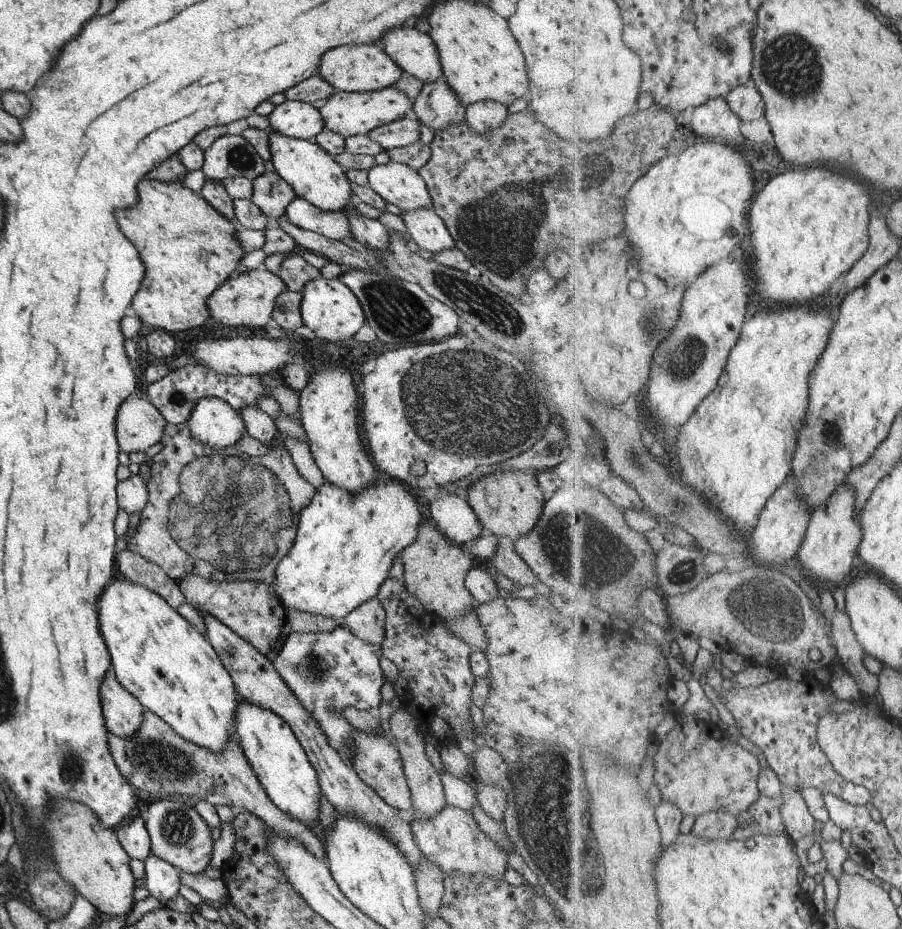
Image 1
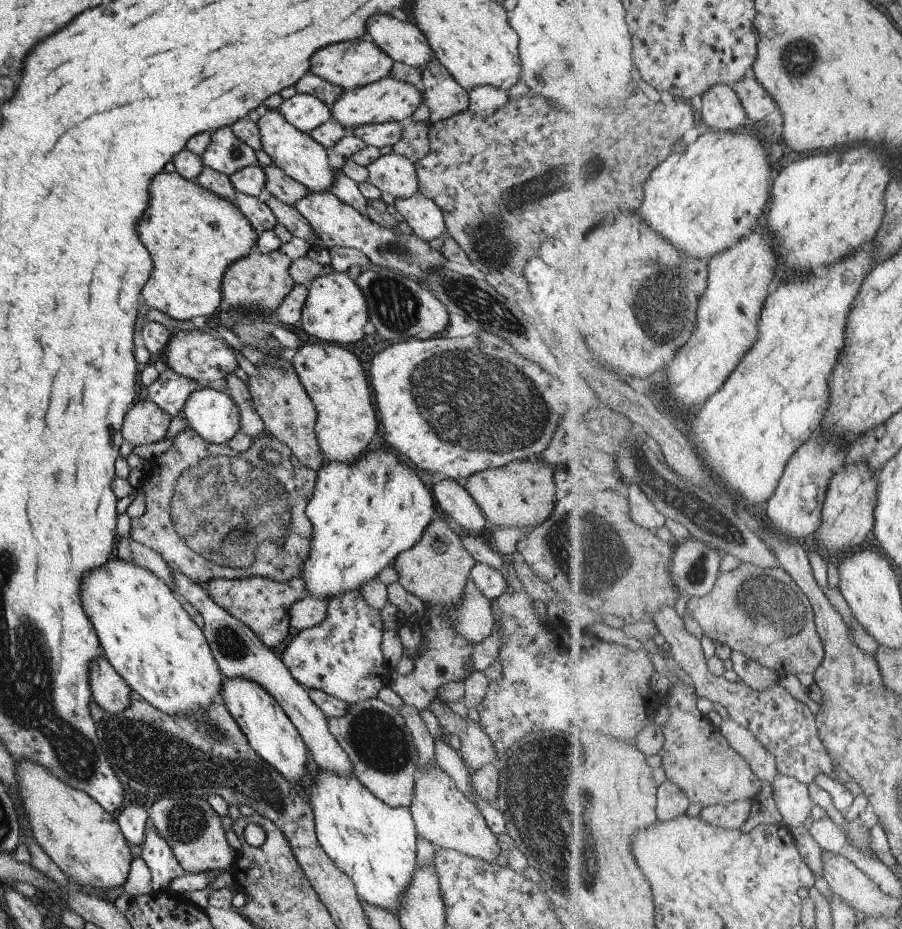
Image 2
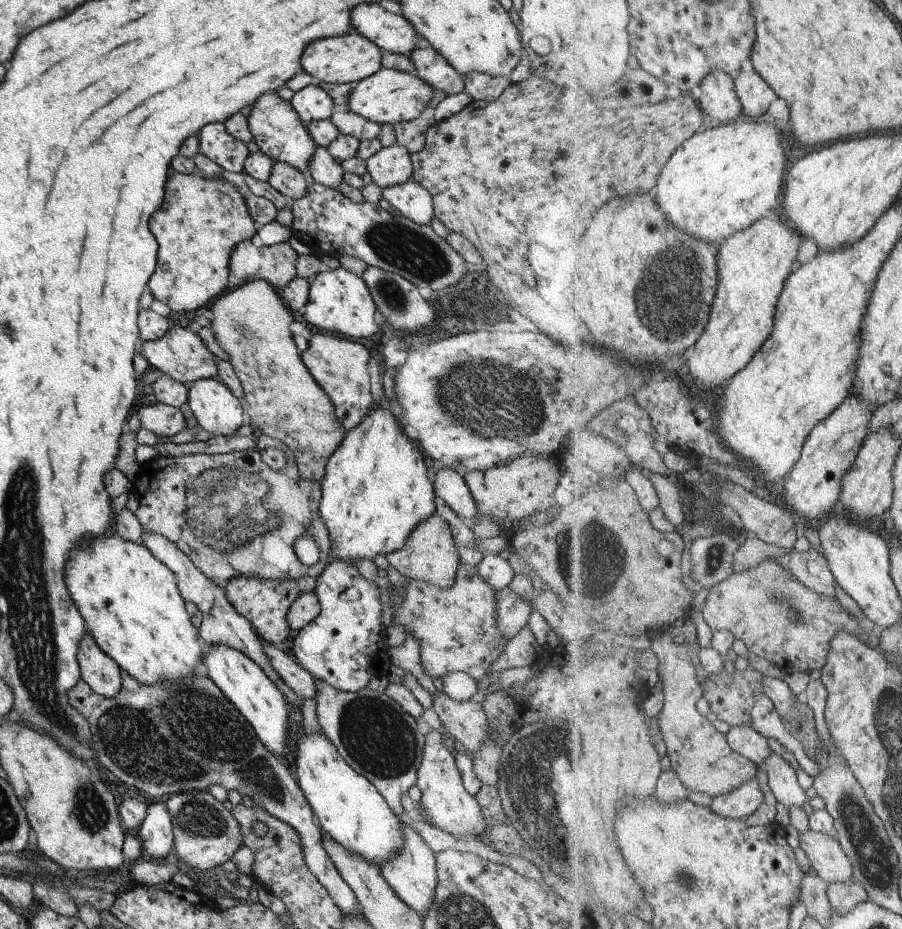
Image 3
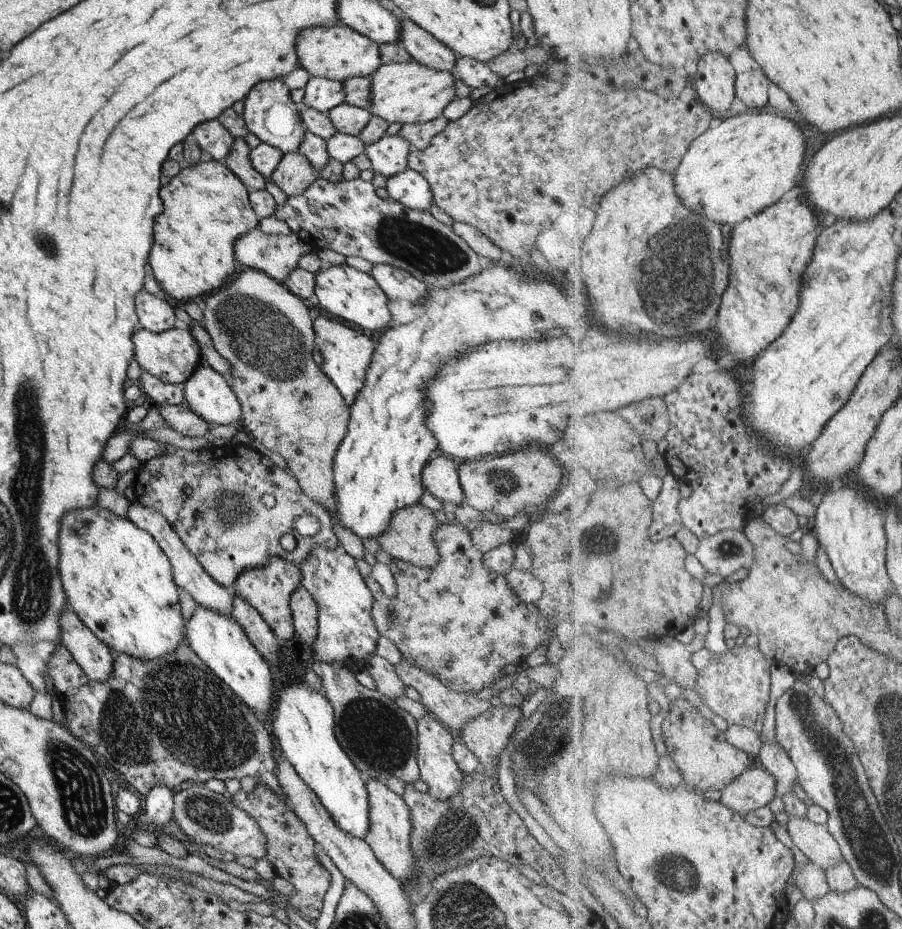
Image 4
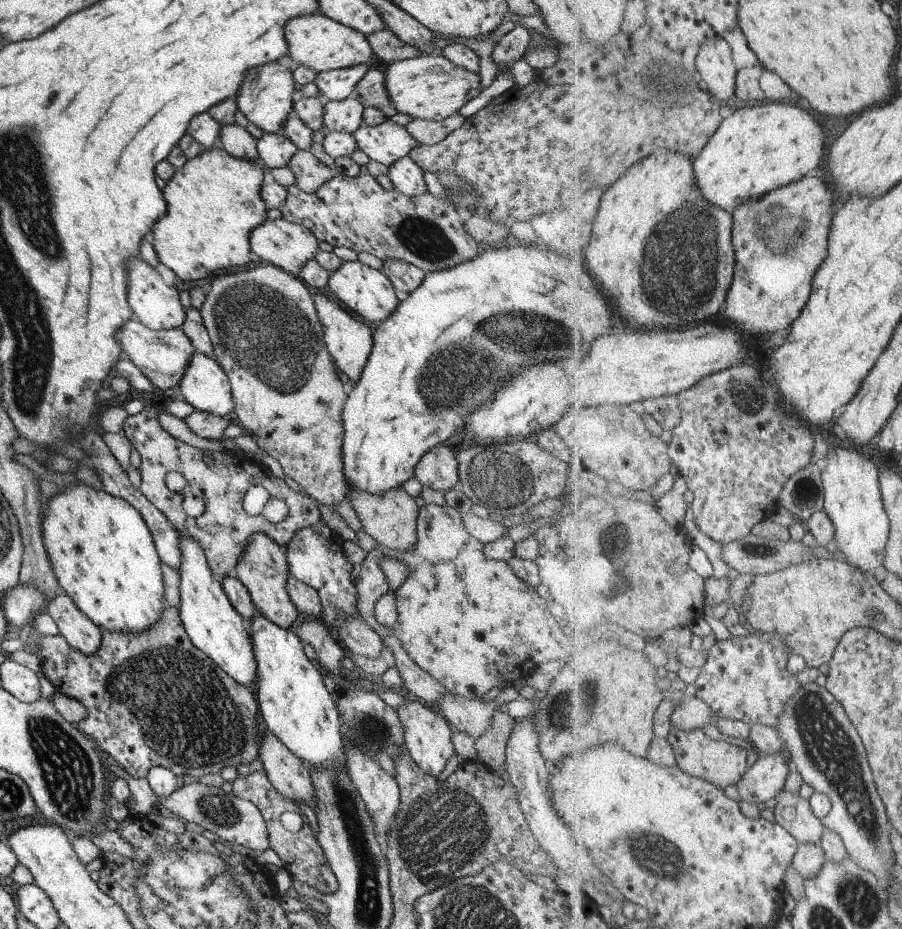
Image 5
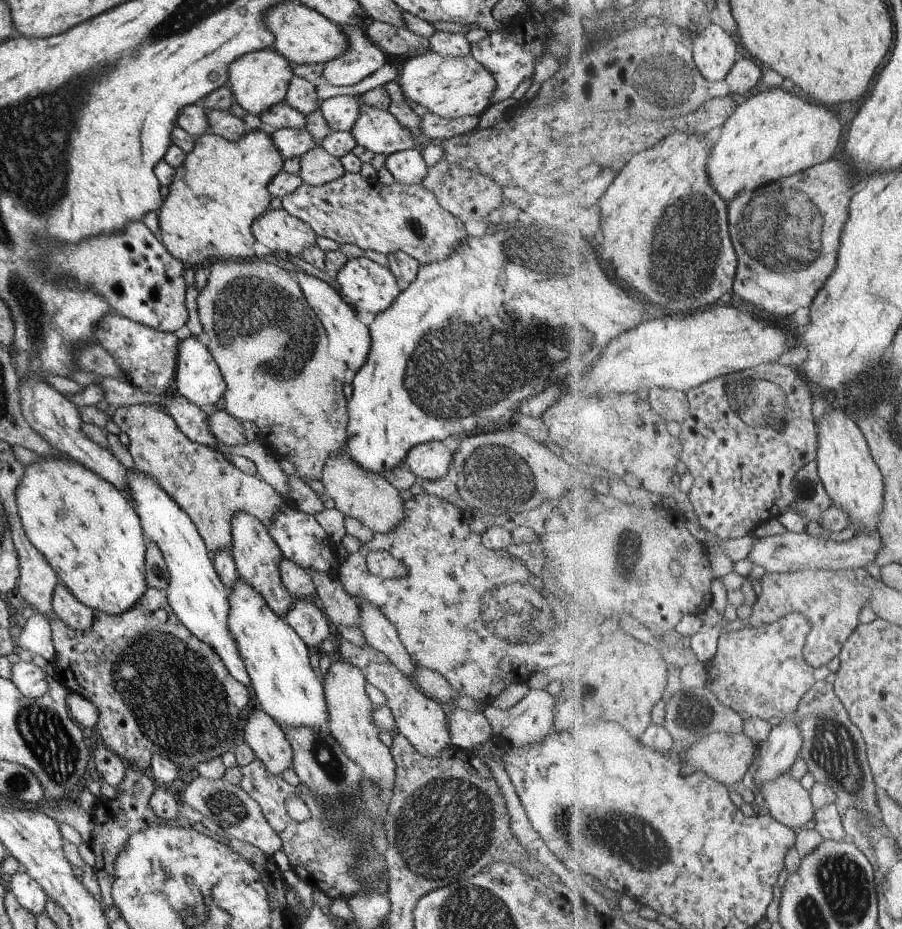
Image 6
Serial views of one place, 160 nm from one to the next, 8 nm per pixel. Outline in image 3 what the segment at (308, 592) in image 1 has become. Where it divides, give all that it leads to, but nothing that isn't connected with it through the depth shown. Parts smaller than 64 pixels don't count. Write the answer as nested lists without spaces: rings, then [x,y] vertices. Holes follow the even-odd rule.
[[[384,397],[381,398],[379,402],[373,401],[373,404],[371,404],[371,410],[365,414],[367,418],[363,418],[363,420],[361,420],[355,428],[347,430],[342,442],[339,444],[339,447],[329,456],[329,459],[325,464],[323,478],[321,478],[320,481],[321,498],[319,498],[317,514],[319,514],[319,518],[321,518],[323,522],[323,526],[325,526],[327,530],[331,559],[343,560],[343,562],[355,564],[355,560],[359,560],[359,558],[361,558],[361,560],[373,560],[376,556],[385,556],[389,554],[389,552],[395,552],[395,550],[403,548],[403,544],[405,544],[405,540],[407,540],[409,532],[411,532],[411,530],[413,530],[419,522],[423,522],[425,518],[429,518],[429,516],[436,512],[436,508],[434,507],[436,498],[434,497],[432,485],[429,484],[429,480],[427,480],[427,474],[425,474],[426,469],[424,456],[419,452],[419,450],[417,450],[415,442],[413,442],[413,440],[409,440],[407,435],[403,432],[401,426],[399,426],[395,410],[396,405],[394,404],[393,399],[387,400]]]

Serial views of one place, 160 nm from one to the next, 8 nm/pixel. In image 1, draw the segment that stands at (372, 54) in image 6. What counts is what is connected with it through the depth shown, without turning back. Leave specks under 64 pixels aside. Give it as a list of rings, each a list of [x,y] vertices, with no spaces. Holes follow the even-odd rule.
[[[283,101],[267,116],[269,129],[296,139],[313,140],[324,124],[317,105],[301,101]]]

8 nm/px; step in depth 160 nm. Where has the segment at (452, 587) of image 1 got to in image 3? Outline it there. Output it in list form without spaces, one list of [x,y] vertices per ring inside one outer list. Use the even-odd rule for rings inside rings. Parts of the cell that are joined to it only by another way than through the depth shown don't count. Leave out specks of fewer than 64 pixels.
[[[434,513],[419,522],[407,536],[403,548],[384,556],[389,565],[406,580],[423,580],[437,588],[449,588],[459,566],[457,546],[453,542],[449,526]]]

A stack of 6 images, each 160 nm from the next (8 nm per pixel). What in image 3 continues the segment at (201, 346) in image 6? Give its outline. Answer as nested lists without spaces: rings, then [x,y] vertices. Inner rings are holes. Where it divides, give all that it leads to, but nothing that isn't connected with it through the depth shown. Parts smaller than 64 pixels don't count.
[[[214,378],[191,383],[186,403],[197,425],[212,435],[233,436],[246,422],[241,399]]]

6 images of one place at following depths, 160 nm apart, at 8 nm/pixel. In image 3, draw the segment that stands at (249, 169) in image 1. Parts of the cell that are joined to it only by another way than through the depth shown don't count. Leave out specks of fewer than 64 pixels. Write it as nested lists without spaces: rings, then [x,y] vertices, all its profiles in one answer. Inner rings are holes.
[[[223,123],[207,124],[197,136],[200,154],[217,164],[227,176],[242,173],[245,158],[249,156],[246,144],[232,138]]]

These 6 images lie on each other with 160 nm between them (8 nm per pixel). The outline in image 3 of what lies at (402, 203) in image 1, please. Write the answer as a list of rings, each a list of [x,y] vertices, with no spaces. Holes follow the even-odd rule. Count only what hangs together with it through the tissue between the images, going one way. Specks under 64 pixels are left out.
[[[397,143],[381,148],[365,162],[371,181],[382,190],[387,186],[403,184],[412,176],[410,154]]]

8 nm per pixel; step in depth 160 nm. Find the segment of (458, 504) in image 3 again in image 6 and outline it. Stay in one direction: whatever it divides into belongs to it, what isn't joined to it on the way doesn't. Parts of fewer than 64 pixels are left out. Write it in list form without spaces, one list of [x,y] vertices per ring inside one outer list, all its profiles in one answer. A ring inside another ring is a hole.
[[[429,441],[412,446],[403,462],[417,480],[435,480],[445,476],[451,468],[452,455],[441,441]]]

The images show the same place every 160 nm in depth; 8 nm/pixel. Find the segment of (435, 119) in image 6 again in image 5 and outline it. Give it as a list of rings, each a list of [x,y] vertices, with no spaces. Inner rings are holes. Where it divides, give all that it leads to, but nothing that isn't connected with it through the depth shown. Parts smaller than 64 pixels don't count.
[[[455,113],[440,121],[413,119],[404,127],[417,144],[431,146],[442,141],[453,130],[458,129],[464,120],[465,118]]]

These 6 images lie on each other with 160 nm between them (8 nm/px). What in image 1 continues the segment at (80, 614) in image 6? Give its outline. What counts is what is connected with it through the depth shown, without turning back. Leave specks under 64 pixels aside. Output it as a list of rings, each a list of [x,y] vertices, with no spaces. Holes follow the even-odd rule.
[[[111,668],[101,681],[99,696],[107,731],[123,738],[138,730],[143,708],[139,701],[116,681]]]

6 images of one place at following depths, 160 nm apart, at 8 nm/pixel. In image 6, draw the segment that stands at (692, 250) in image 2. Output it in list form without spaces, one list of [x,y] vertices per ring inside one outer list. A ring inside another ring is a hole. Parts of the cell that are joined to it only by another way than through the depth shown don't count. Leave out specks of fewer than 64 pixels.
[[[762,88],[739,105],[723,126],[721,136],[710,154],[708,172],[710,178],[715,178],[715,188],[719,194],[729,202],[742,192],[749,191],[752,194],[754,190],[780,178],[793,176],[830,161],[841,146],[843,141],[841,134],[843,124],[839,116],[833,110],[829,110],[827,105],[813,104],[783,88]]]

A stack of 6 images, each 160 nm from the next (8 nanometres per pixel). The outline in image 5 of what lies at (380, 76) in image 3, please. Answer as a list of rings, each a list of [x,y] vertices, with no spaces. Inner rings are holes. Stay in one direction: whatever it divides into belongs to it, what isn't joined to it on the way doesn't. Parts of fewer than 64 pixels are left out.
[[[439,53],[392,62],[384,72],[384,87],[396,112],[408,114],[413,119],[430,121],[440,121],[454,115],[482,90],[477,72],[455,66]]]

